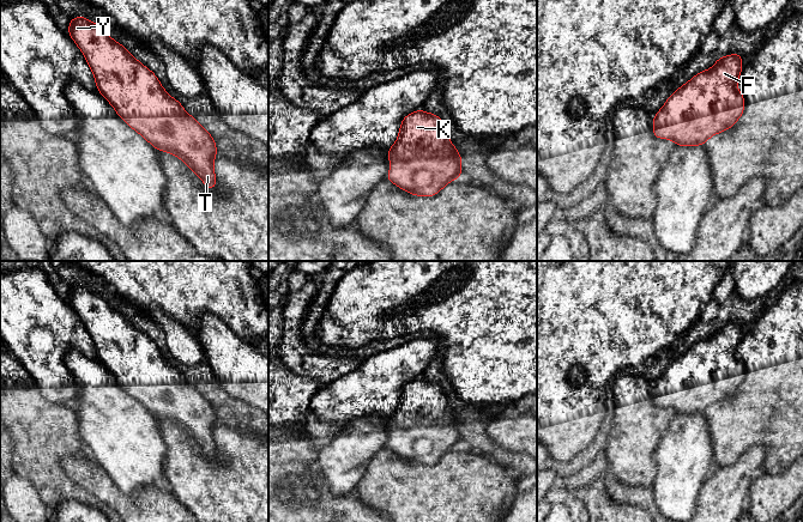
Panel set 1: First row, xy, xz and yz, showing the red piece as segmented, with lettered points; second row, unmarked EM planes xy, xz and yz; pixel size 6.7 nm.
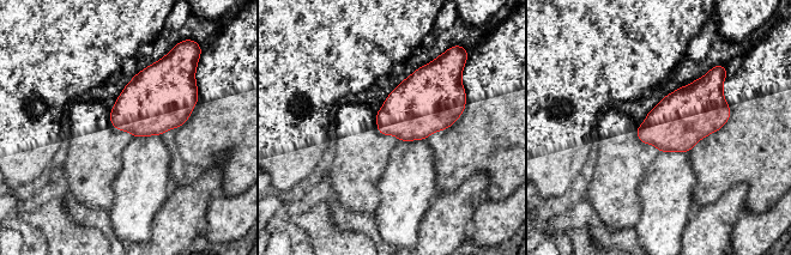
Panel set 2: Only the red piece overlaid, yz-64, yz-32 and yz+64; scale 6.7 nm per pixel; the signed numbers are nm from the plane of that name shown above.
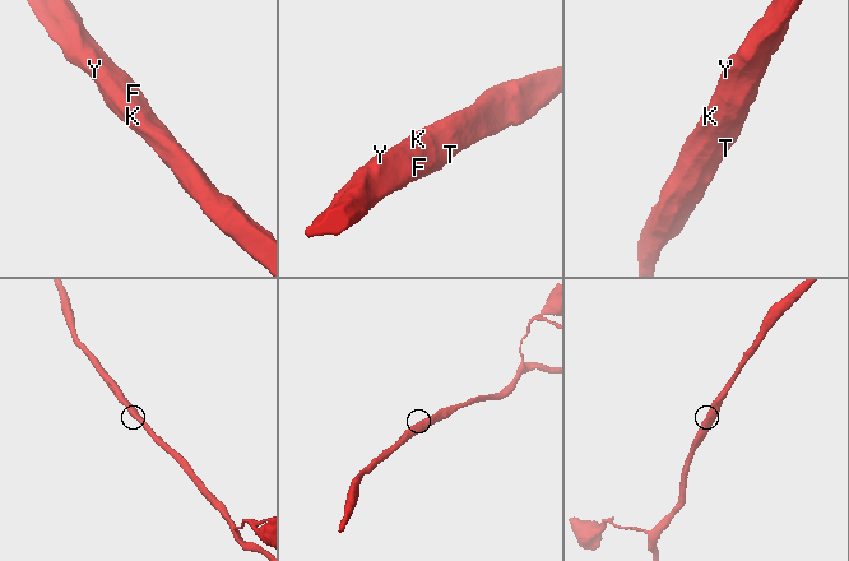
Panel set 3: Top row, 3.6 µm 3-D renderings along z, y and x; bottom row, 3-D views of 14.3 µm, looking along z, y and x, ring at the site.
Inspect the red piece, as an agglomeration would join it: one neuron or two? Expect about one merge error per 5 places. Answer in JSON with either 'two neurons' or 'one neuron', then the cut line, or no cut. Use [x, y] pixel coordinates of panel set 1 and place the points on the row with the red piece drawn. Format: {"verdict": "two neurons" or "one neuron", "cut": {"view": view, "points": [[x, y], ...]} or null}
{"verdict": "one neuron", "cut": null}

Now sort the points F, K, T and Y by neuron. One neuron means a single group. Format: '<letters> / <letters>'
F K T Y

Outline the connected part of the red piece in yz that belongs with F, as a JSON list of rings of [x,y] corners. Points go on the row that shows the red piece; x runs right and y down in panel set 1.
[[[741,54],[718,57],[712,68],[698,73],[676,90],[653,116],[653,135],[671,139],[676,146],[698,146],[705,145],[712,135],[731,128],[744,111],[745,99],[737,90],[737,80],[743,69],[742,57]]]

